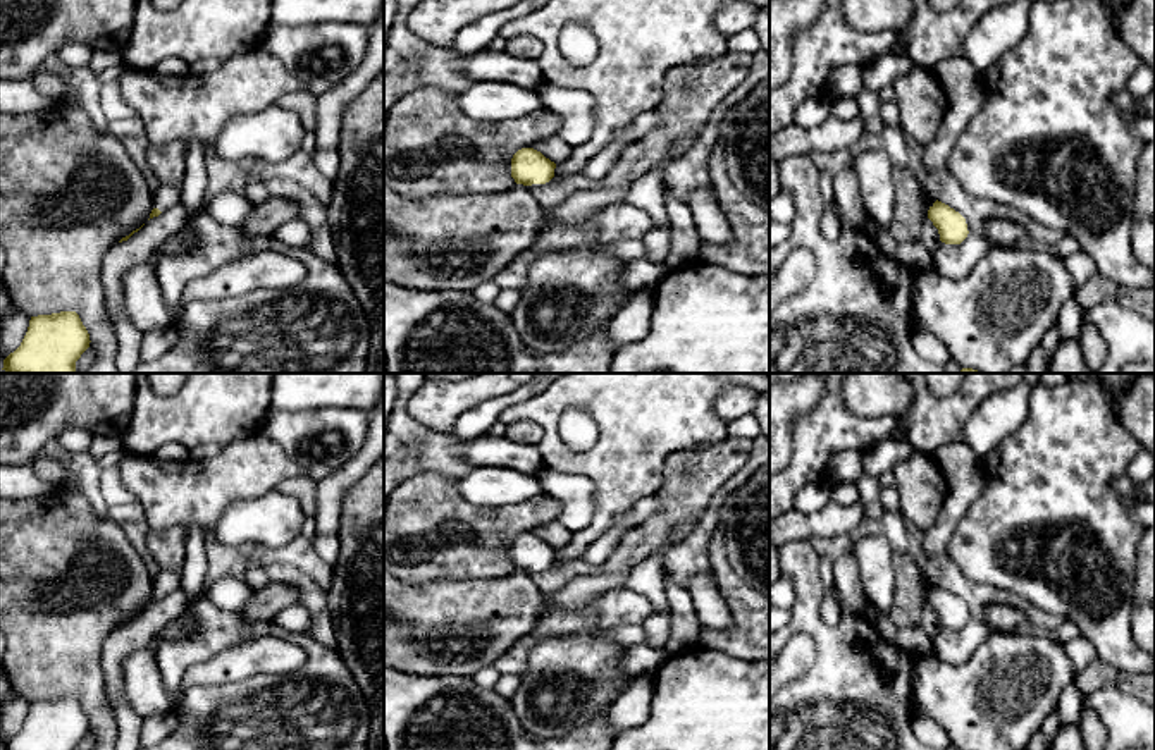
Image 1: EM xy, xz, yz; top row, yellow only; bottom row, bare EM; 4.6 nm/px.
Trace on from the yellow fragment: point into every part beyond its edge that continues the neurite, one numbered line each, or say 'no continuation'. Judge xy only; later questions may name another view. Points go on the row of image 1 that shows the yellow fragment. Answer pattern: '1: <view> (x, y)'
1: xy (167, 195)

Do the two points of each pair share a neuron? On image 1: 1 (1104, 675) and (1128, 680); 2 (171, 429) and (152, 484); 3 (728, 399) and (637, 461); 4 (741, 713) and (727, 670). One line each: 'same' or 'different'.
1: same
2: different
3: different
4: same

